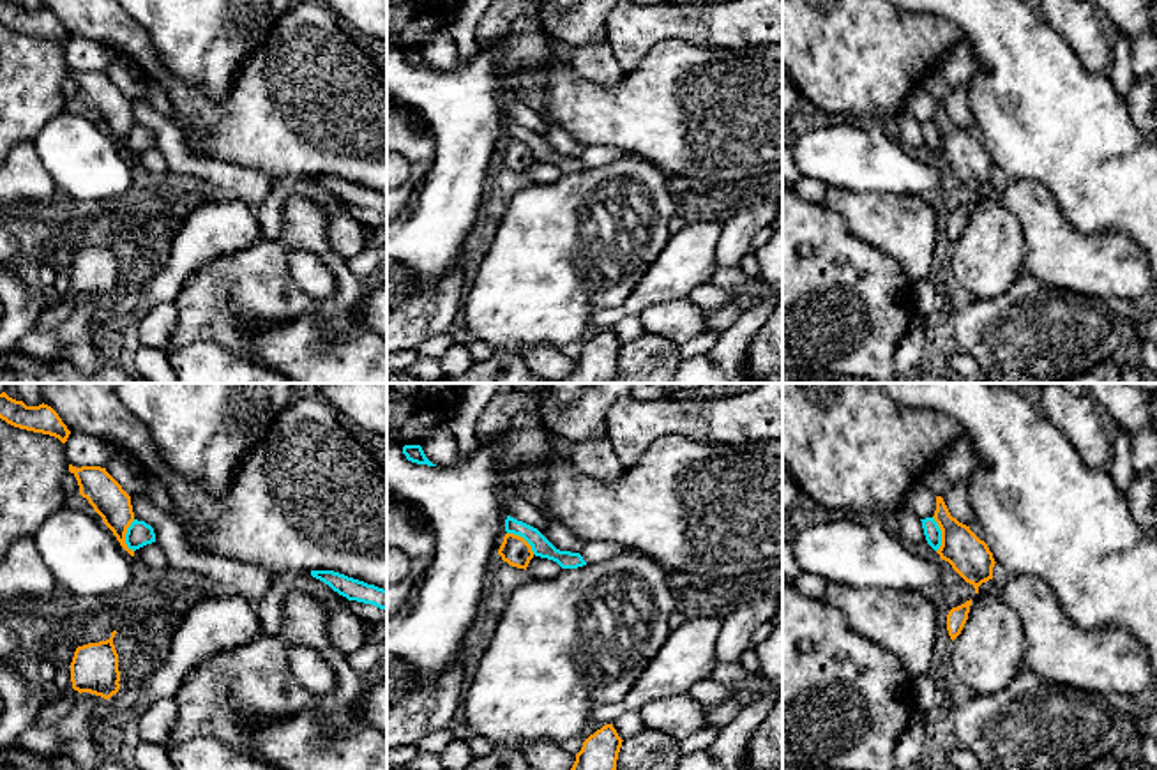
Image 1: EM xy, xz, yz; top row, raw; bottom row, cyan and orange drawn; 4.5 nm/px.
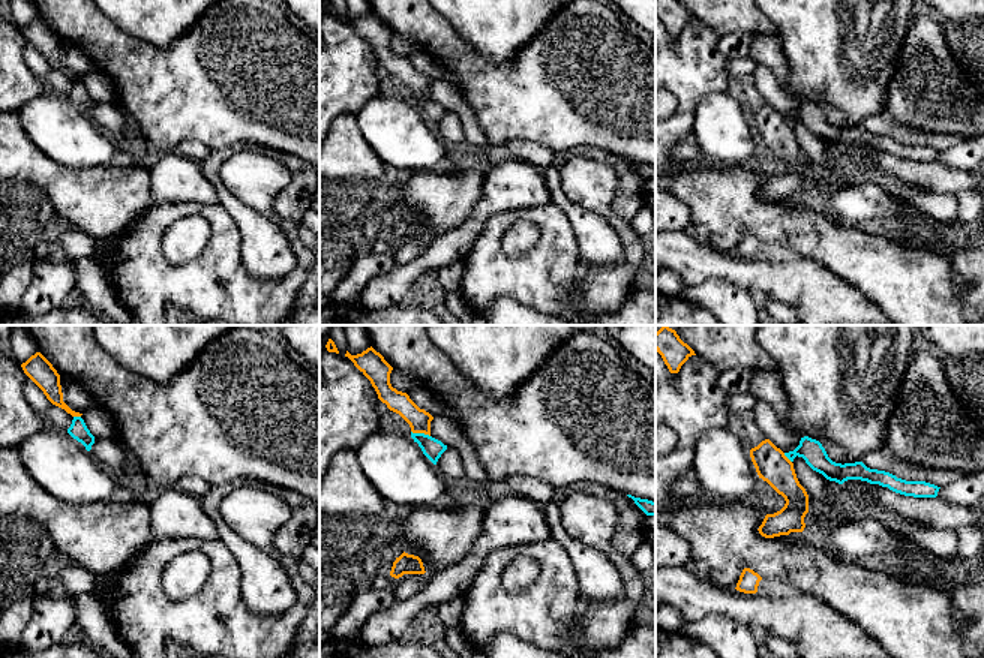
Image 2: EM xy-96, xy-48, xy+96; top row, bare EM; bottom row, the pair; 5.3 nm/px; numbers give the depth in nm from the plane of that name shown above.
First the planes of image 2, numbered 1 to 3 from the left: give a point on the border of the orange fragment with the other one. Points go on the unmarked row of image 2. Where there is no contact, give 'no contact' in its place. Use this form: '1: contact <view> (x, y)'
1: contact xy-96 (77, 81)
2: contact xy-48 (420, 98)
3: contact xy+96 (786, 120)

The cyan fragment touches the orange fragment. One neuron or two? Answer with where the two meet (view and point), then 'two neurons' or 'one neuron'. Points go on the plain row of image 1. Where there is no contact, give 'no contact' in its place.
yz (940, 138) | two neurons

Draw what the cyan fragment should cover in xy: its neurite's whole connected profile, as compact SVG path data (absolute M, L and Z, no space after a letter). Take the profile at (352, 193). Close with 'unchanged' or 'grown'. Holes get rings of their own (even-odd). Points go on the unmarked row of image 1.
M311 175L311 180L329 189L334 196L364 208L373 208L380 214L387 214L387 194L364 185L348 182L334 175Z; unchanged

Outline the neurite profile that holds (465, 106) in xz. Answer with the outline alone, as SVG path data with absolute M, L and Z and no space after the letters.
M528 0L507 32L480 42L479 51L459 67L427 71L406 64L403 51L387 44L387 95L415 106L436 141L436 159L394 221L387 223L387 260L406 268L420 288L433 288L459 258L477 224L484 187L493 175L505 141L505 101L519 90L544 85L555 60L565 60L562 46L539 16L542 7L572 7L578 0Z

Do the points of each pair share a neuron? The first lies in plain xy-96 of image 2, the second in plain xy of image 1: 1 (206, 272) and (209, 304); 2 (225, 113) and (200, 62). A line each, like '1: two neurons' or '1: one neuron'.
1: one neuron
2: two neurons

